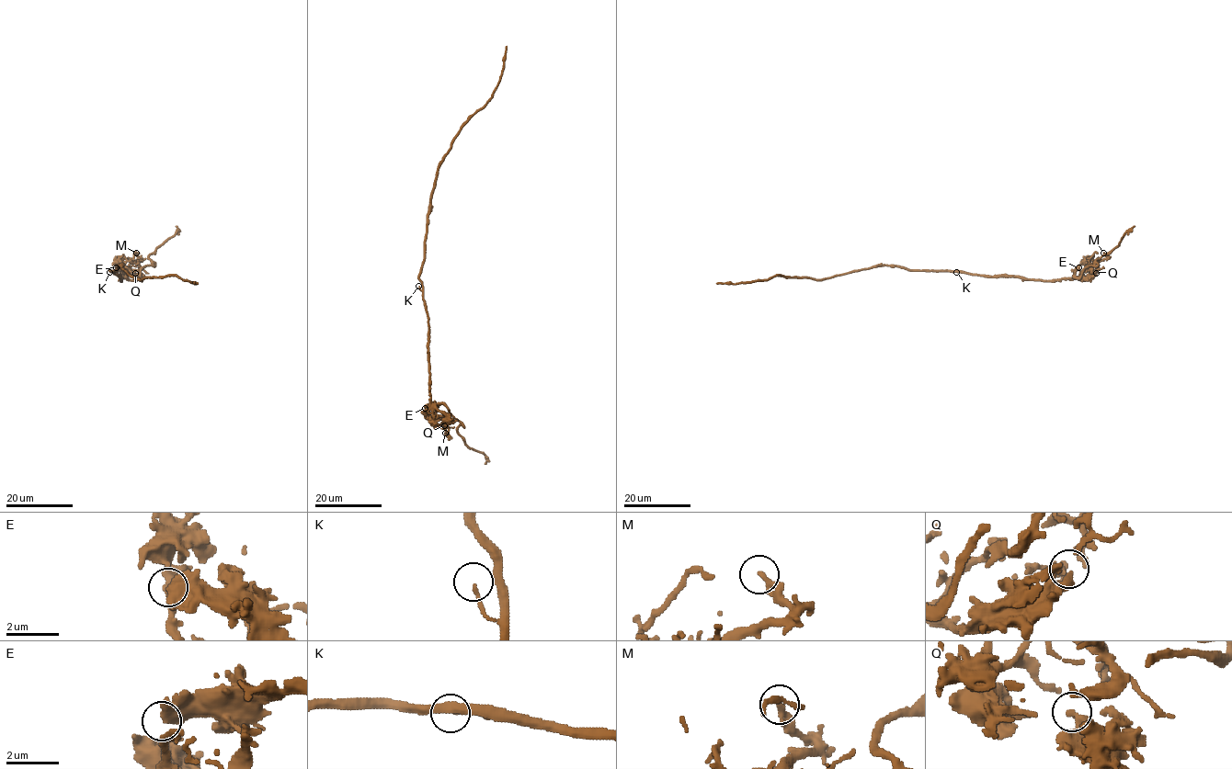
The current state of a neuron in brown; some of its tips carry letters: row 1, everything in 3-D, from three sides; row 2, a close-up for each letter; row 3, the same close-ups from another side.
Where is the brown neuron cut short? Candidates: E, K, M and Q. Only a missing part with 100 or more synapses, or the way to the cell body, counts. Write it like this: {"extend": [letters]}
{"extend": []}

